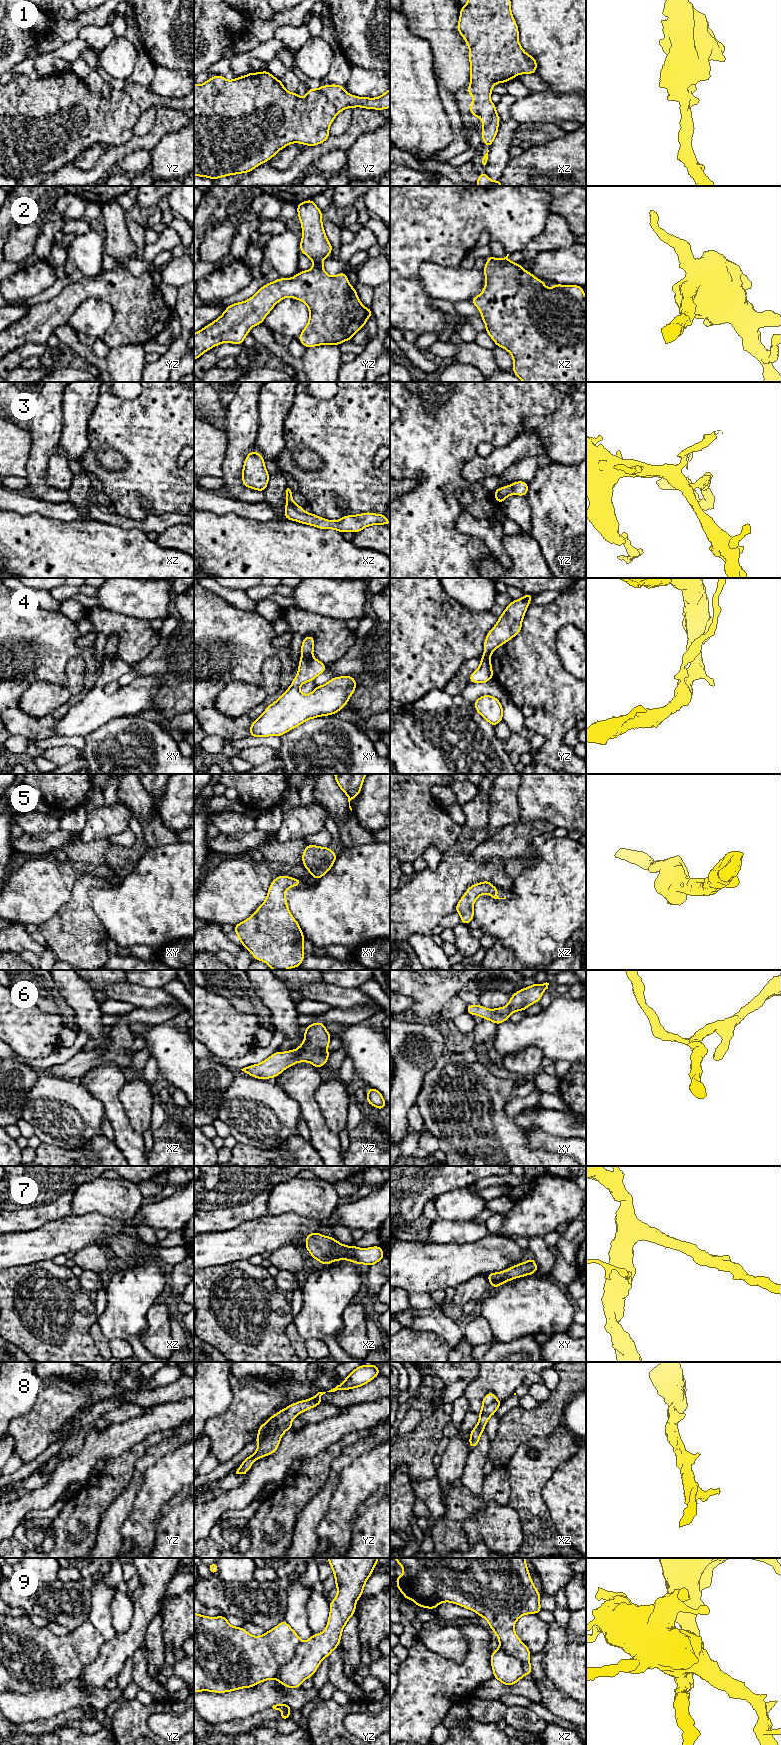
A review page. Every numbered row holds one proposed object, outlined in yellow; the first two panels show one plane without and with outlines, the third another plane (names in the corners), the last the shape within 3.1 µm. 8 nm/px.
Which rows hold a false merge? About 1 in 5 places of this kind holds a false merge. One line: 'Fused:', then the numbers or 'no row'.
Fused: 4

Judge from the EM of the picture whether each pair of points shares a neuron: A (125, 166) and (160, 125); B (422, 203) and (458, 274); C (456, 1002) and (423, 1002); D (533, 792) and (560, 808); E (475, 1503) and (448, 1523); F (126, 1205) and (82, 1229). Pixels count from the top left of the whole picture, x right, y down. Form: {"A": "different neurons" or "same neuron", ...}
{"A": "different neurons", "B": "different neurons", "C": "different neurons", "D": "same neuron", "E": "same neuron", "F": "different neurons"}

